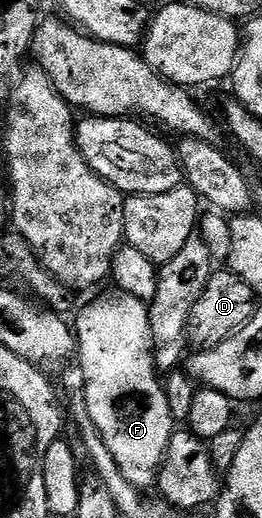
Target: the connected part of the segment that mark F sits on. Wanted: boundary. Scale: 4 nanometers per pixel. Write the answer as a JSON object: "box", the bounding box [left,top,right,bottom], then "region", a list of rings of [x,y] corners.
{"box":[73,288,177,492],"region":[[[110,288],[104,294],[99,294],[79,314],[79,319],[73,322],[73,333],[77,343],[77,359],[83,369],[81,387],[85,392],[85,404],[92,424],[101,440],[108,448],[113,460],[120,469],[124,480],[147,492],[156,485],[159,476],[159,466],[167,451],[177,423],[171,418],[169,403],[166,399],[164,383],[160,371],[155,368],[155,352],[151,341],[148,303],[137,300],[137,296],[129,296],[129,292],[118,288]]]}

